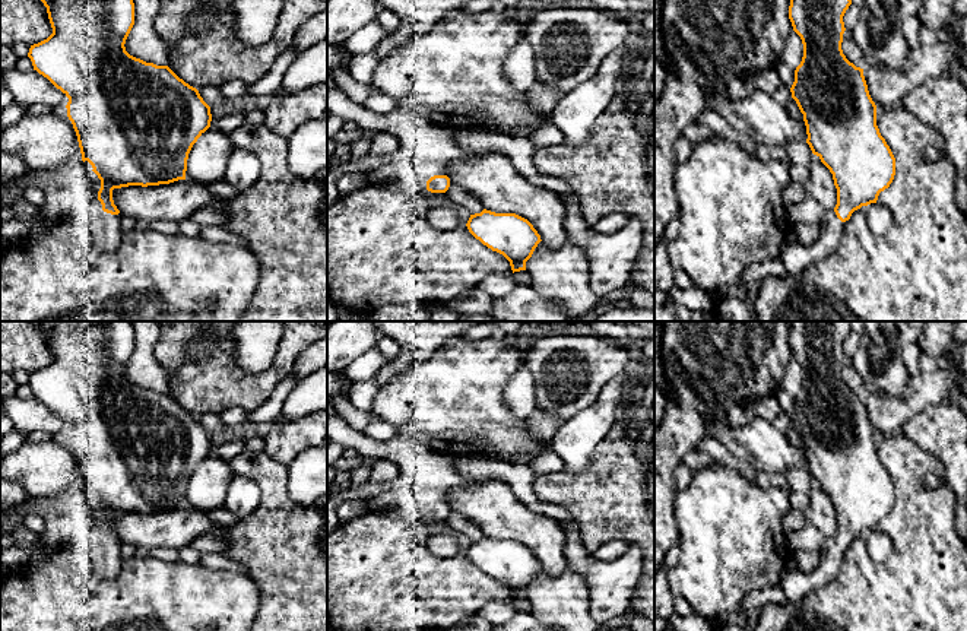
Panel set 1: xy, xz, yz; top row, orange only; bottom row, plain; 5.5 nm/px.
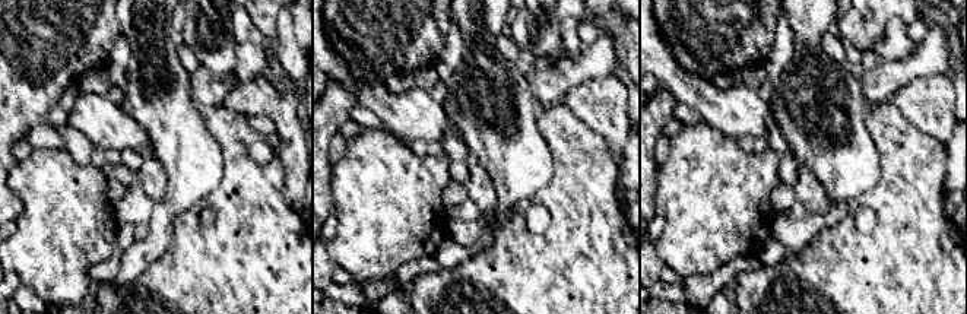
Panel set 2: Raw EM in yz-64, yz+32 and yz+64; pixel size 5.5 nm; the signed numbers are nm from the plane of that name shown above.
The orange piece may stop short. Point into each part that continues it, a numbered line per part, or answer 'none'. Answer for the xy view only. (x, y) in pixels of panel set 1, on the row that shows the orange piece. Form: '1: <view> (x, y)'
1: xy (107, 232)

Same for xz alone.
1: xz (428, 168)

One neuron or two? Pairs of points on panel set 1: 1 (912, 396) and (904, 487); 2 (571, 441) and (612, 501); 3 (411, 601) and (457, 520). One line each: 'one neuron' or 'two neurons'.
1: two neurons
2: two neurons
3: two neurons

